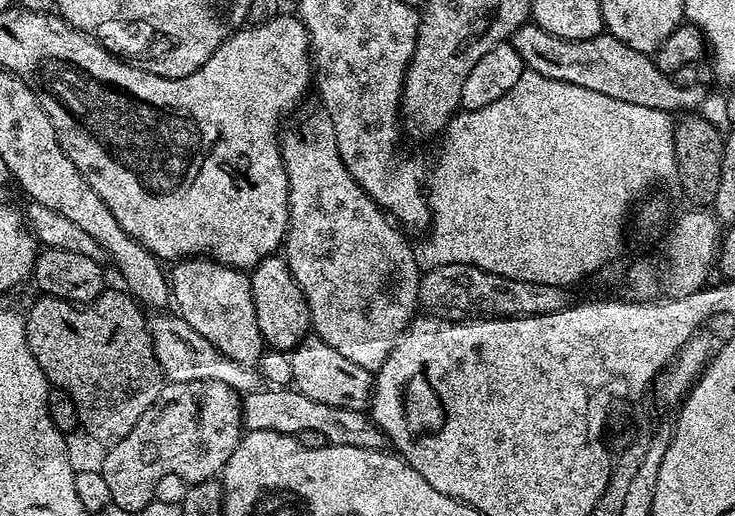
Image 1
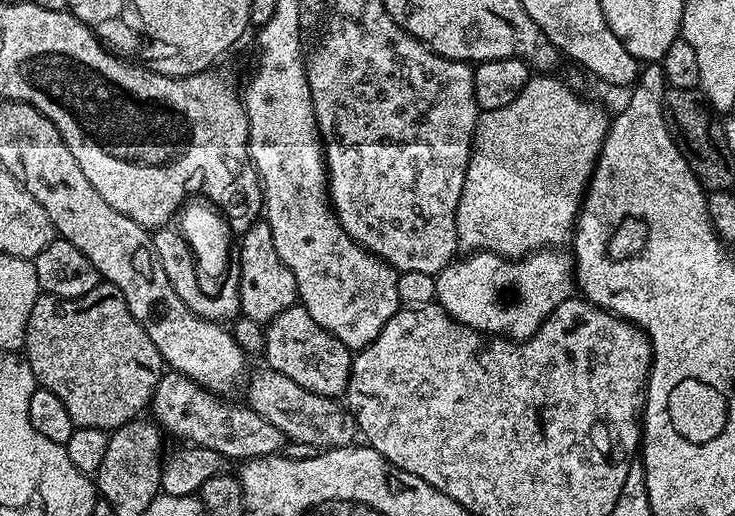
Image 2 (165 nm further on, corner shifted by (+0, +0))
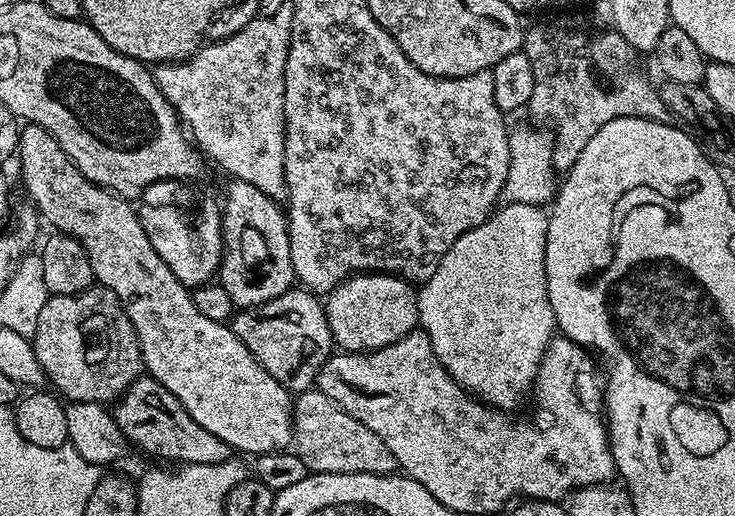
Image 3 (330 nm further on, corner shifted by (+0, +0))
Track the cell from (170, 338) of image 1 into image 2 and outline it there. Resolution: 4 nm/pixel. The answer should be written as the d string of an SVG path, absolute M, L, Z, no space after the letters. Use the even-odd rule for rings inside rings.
M267 366L261 367L261 372L256 372L247 377L248 397L246 403L253 408L266 422L278 426L289 441L297 440L314 446L317 450L329 448L347 448L357 439L358 429L352 413L339 399L314 394L310 390L302 390L298 382L286 378L286 374L278 374Z

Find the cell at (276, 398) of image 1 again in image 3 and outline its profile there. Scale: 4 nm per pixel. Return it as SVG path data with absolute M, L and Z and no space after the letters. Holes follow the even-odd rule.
M141 374L124 392L123 396L114 404L114 415L122 434L128 439L129 445L134 449L141 448L148 456L161 456L164 460L180 460L181 465L185 464L221 464L230 459L230 449L222 438L214 438L210 430L204 430L194 422L187 410L166 390L166 386L159 384L153 376Z

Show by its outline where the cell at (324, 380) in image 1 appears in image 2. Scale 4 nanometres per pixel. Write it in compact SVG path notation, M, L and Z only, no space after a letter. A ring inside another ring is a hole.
M293 306L282 310L282 314L278 314L278 318L271 320L264 330L263 359L266 361L267 367L274 369L278 374L286 374L286 378L298 382L298 386L302 386L302 390L310 390L314 394L333 398L343 397L348 391L353 355L353 349L347 348L342 341L334 338L334 334L330 334L330 330L322 330L322 326L318 326L318 322L314 322L314 318L310 318L310 314L303 306Z

